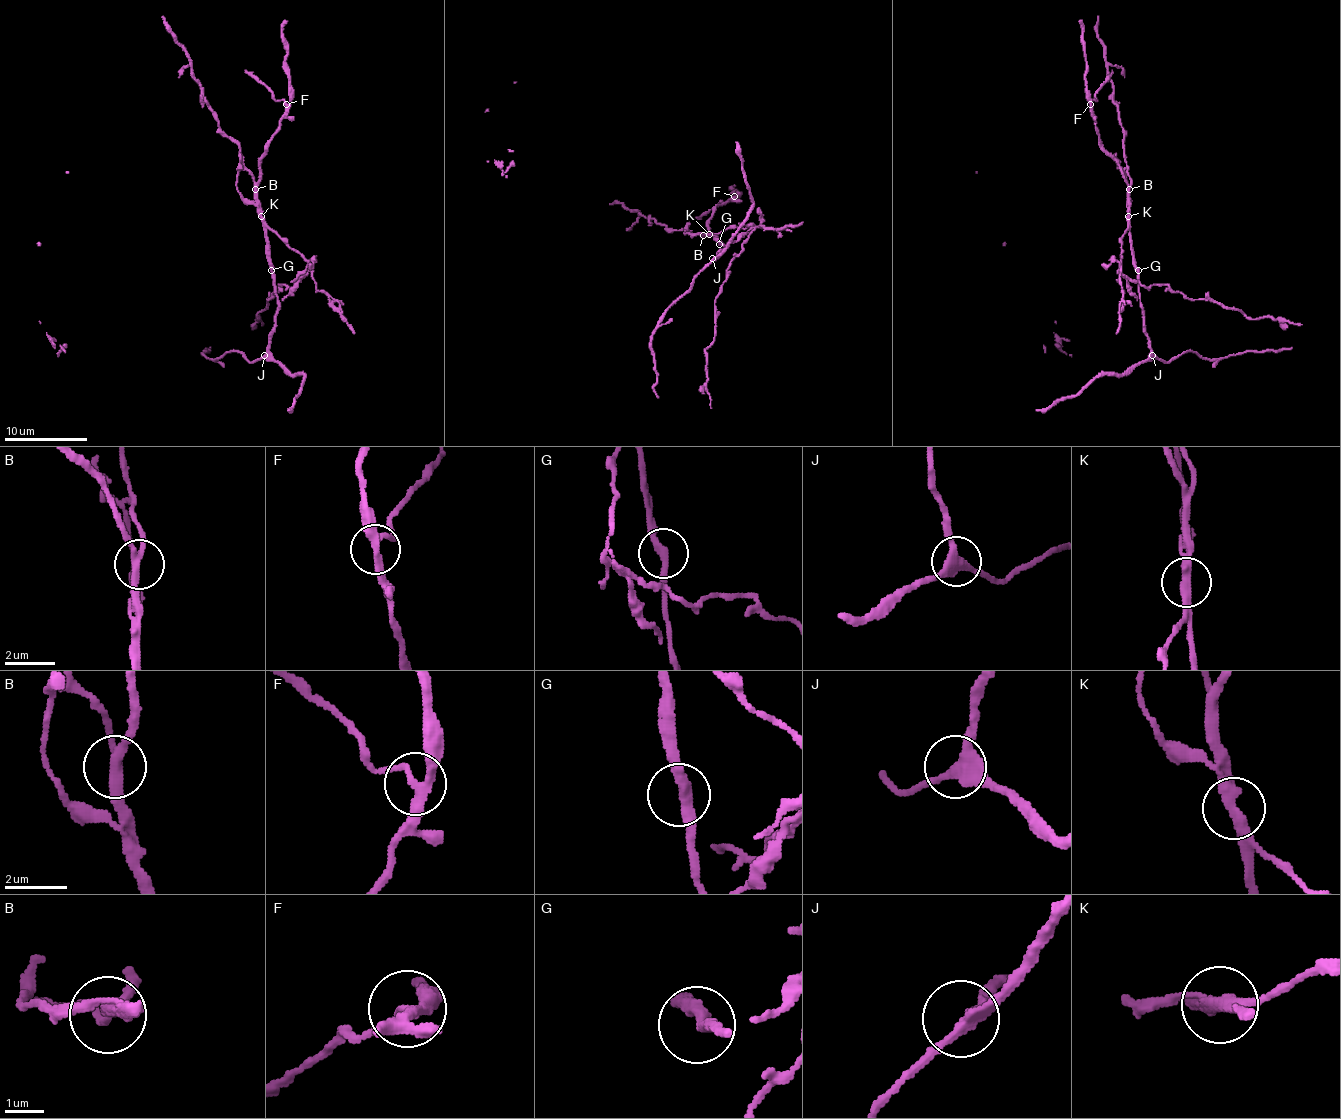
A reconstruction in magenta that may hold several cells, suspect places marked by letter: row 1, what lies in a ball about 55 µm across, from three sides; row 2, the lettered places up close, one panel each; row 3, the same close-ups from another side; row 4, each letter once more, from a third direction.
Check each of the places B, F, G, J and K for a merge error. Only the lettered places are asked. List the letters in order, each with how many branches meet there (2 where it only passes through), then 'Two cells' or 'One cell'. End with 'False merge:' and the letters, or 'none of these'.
B: Branches: 3. Two cells
F: Branches: 3. Two cells
G: Branches: 2. One cell
J: Branches: 3. One cell
K: Branches: 2. Two cells
False merge: B, F, K

